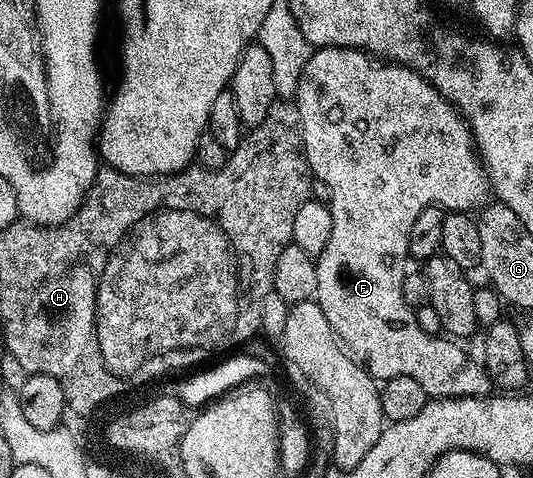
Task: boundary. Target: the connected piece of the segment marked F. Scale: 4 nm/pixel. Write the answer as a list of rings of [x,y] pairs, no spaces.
[[[359,48],[315,49],[310,62],[306,62],[306,70],[302,70],[302,78],[298,82],[294,103],[300,115],[300,138],[304,141],[304,157],[308,160],[311,175],[318,179],[324,179],[326,185],[330,186],[332,191],[330,207],[334,218],[334,230],[330,230],[330,242],[326,242],[326,250],[322,250],[322,254],[315,257],[316,269],[318,270],[318,286],[316,287],[314,299],[318,306],[322,306],[322,314],[326,314],[326,322],[330,322],[336,339],[347,348],[348,354],[353,356],[371,374],[373,380],[377,382],[398,378],[399,376],[414,378],[414,382],[418,382],[422,386],[422,390],[426,390],[428,397],[437,400],[455,400],[458,396],[479,396],[483,398],[489,395],[493,391],[494,385],[488,379],[488,373],[485,372],[483,363],[479,359],[471,360],[456,345],[459,343],[455,339],[445,338],[443,335],[431,336],[426,334],[426,330],[422,330],[422,326],[418,326],[415,311],[406,302],[406,298],[402,294],[402,282],[406,271],[404,263],[409,263],[410,260],[408,255],[408,235],[414,226],[414,222],[418,219],[418,214],[422,214],[422,210],[433,206],[439,206],[449,212],[471,213],[472,208],[477,207],[476,209],[479,209],[489,203],[490,185],[488,183],[488,173],[485,172],[484,165],[478,159],[478,153],[473,145],[472,132],[468,129],[467,120],[461,116],[456,107],[429,80],[422,78],[414,70],[402,67],[400,64],[373,58],[369,53],[360,51]]]

